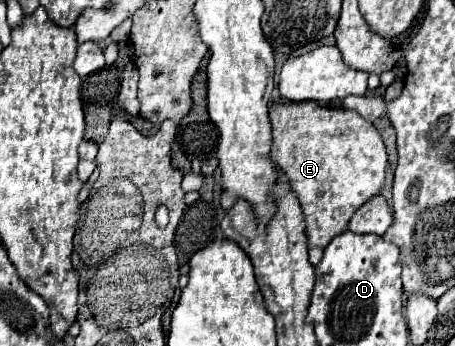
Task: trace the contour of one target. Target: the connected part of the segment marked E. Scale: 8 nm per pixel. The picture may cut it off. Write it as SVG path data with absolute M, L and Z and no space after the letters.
M290 103L270 109L272 123L272 159L286 173L296 191L302 213L306 217L306 235L310 249L310 263L316 267L324 255L326 245L348 229L352 215L384 187L386 177L386 147L376 127L360 113L344 107L320 107L318 103Z

